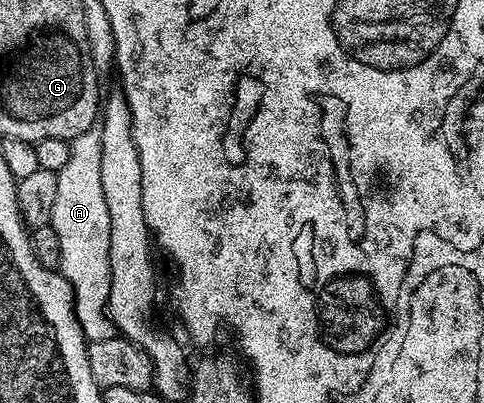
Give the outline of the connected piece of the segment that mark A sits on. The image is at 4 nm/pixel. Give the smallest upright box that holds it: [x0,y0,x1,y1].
[50,130,116,341]

